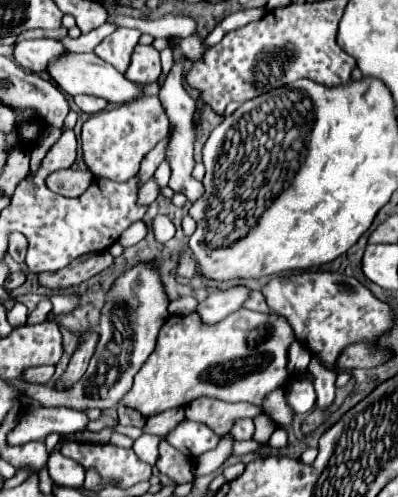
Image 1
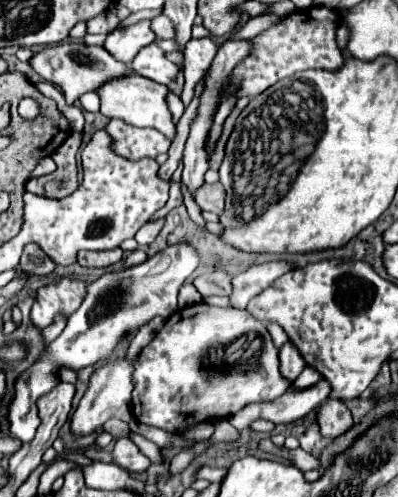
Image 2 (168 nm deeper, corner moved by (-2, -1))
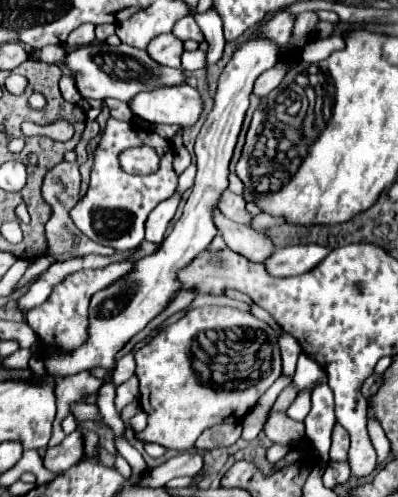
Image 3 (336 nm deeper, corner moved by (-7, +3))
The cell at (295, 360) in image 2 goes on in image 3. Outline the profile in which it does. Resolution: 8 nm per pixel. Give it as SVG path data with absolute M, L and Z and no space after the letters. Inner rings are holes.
M285 376L277 378L275 384L259 398L259 402L255 404L255 408L243 418L243 438L245 438L245 440L257 438L257 434L263 430L263 424L265 424L265 420L267 420L273 404L275 404L279 392L281 392L289 382L291 382L291 378L285 378Z

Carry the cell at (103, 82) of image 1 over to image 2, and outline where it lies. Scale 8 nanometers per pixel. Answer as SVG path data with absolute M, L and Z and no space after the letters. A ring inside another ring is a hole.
M126 74L126 78L114 78L114 82L106 82L106 86L100 86L96 90L100 98L100 110L108 118L122 118L124 122L132 126L150 126L160 130L166 138L176 138L176 126L172 122L170 110L166 106L166 92L168 88L164 84L152 82L138 74Z

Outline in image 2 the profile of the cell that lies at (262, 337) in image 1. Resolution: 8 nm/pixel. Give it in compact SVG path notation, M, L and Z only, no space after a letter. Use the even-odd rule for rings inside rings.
M200 302L174 312L152 342L142 350L134 372L132 412L142 424L182 434L190 426L212 420L214 416L226 418L248 404L272 402L284 396L290 384L292 382L280 374L278 348L260 320L256 320L248 310L216 308Z

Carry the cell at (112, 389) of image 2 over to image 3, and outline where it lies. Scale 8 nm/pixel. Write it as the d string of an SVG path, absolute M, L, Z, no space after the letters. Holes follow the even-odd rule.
M75 430L59 446L47 448L43 466L53 474L63 474L73 464L77 464L81 460L81 456L83 456L83 436Z

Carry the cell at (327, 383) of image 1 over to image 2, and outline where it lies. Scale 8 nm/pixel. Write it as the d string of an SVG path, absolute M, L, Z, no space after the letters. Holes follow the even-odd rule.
M328 398L318 406L316 420L318 420L322 436L328 436L328 438L336 438L344 434L354 424L346 404L338 402L336 398Z

